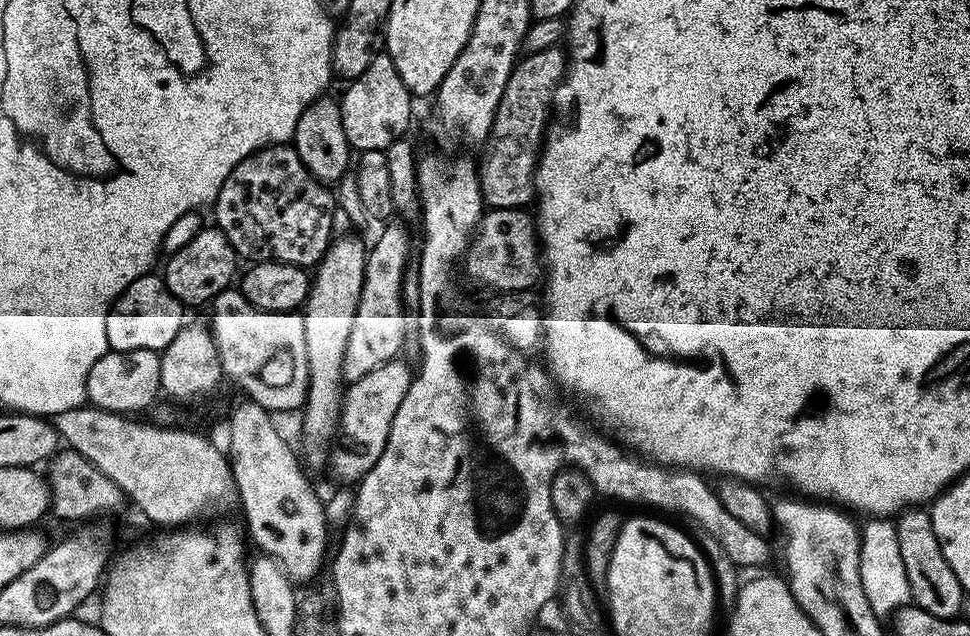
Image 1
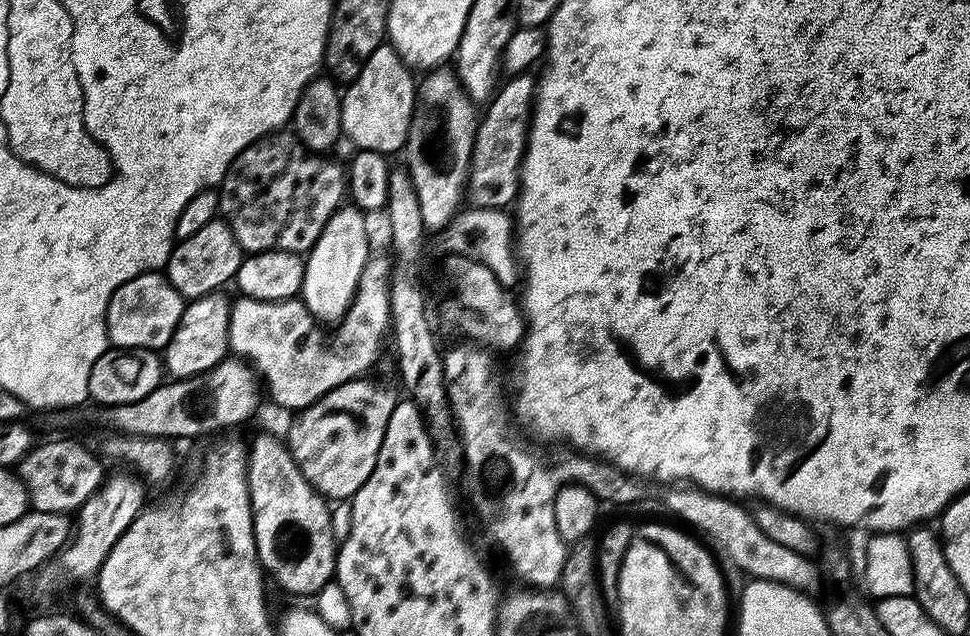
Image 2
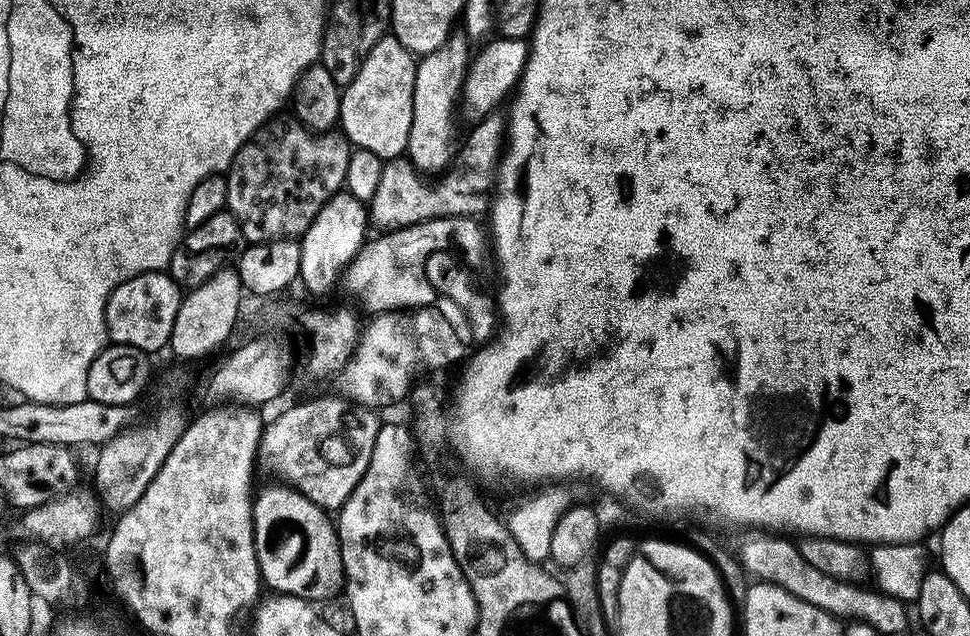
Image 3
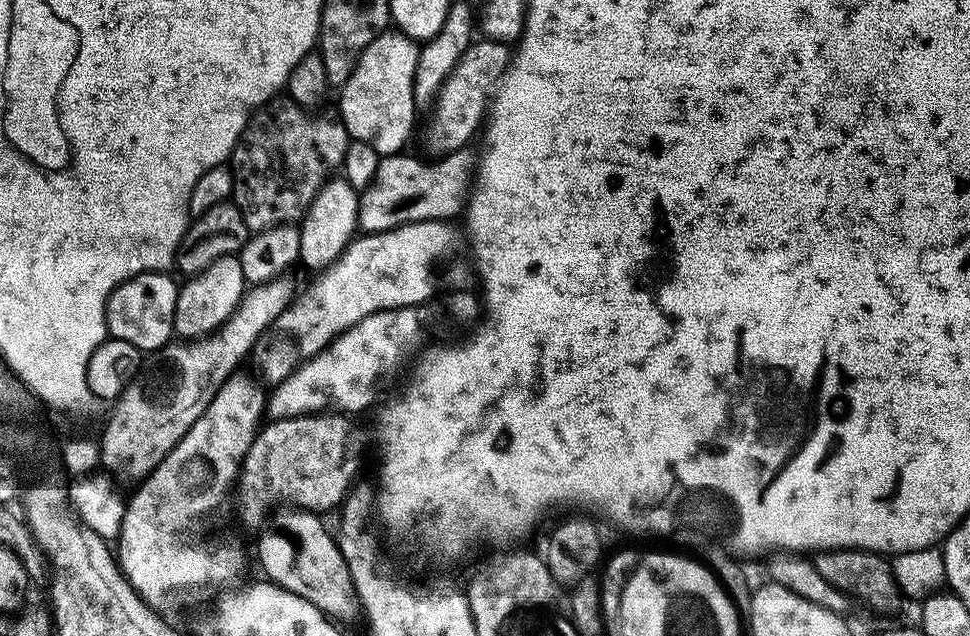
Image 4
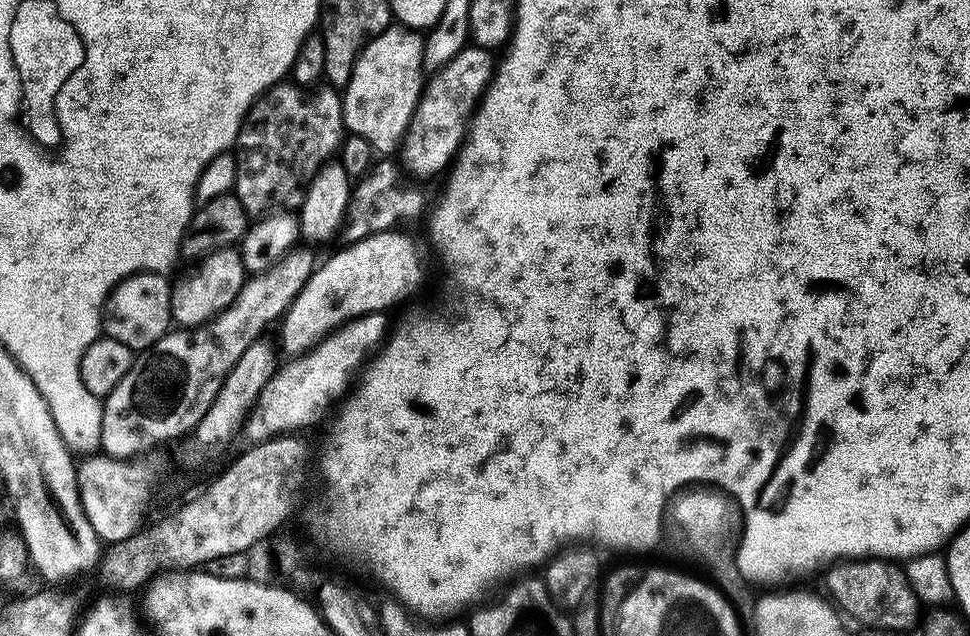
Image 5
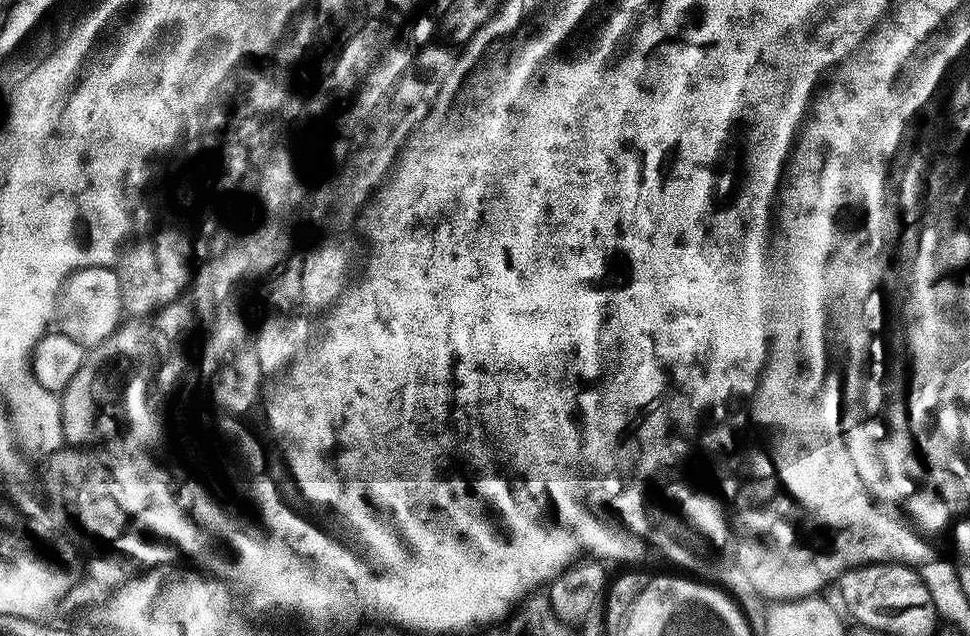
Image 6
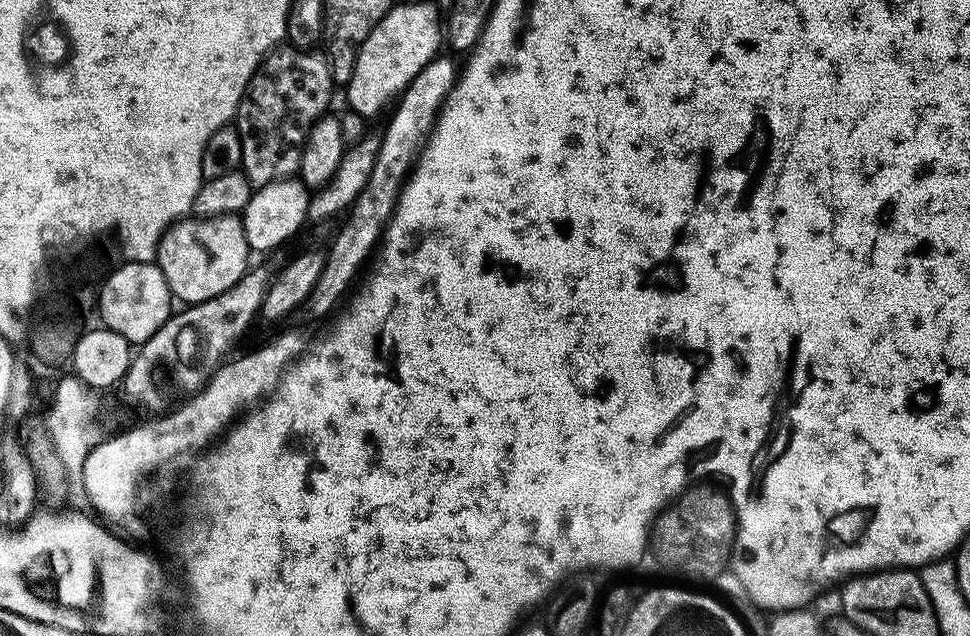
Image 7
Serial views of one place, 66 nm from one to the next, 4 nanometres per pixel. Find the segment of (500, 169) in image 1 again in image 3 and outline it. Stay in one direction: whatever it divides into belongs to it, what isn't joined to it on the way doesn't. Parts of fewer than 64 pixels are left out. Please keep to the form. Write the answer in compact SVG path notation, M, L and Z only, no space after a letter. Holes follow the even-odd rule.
M492 111L473 123L472 133L463 141L454 166L443 173L441 182L436 185L427 184L424 181L427 179L407 158L387 161L378 191L370 201L371 223L381 224L384 230L393 230L442 216L483 217L492 207L498 169L506 148L506 120L499 114L499 111Z

